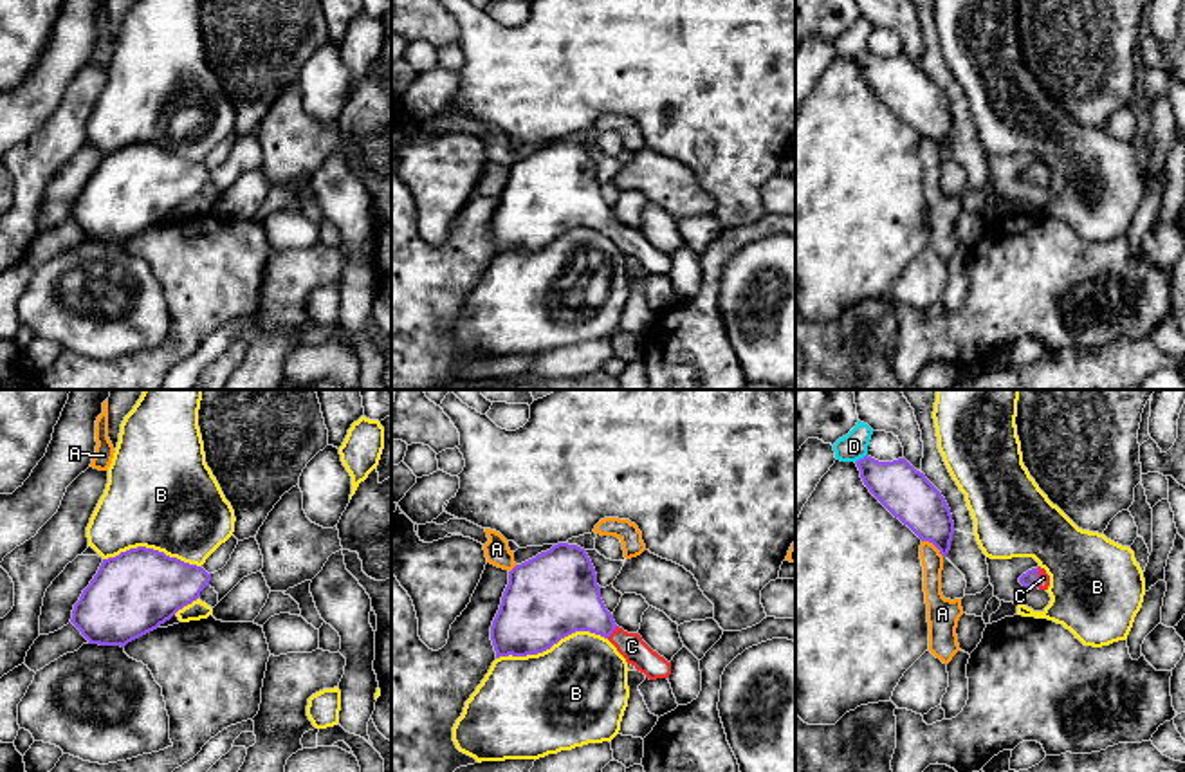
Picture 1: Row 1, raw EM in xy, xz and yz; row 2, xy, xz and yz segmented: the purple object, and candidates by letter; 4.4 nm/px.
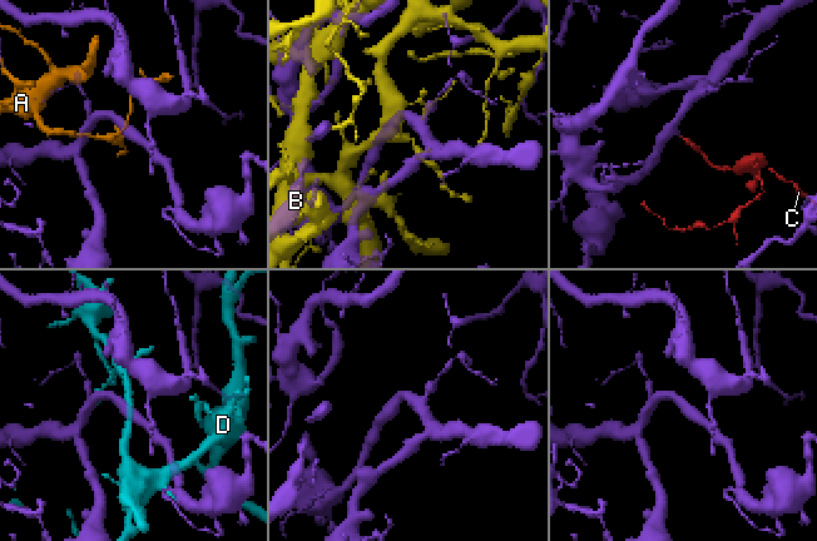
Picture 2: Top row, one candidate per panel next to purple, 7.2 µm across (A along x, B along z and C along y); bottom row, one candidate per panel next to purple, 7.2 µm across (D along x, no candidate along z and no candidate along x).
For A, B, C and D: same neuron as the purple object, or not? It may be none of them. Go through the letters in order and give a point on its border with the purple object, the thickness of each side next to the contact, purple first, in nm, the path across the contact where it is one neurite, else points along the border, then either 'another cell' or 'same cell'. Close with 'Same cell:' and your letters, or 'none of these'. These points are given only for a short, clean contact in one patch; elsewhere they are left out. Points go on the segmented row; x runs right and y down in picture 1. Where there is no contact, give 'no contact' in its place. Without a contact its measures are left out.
A: contact yz (933, 543); calibres 220 and 100 nm; another cell
B: contact xz (551, 646); calibres 380 and 460 nm; another cell
C: contact yz (1038, 578); calibres 70 and 50 nm; way yz (1030, 578), (1038, 578), (1043, 578); same cell
D: contact yz (861, 459); calibres 220 and 120 nm; another cell
Same cell: C

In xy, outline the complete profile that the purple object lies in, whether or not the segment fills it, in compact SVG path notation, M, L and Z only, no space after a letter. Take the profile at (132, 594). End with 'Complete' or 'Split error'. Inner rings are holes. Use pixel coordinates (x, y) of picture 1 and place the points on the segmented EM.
M146 547L130 548L103 559L70 622L88 644L124 648L197 601L209 581L202 566Z. Complete

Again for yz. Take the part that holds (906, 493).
M905 458L855 462L869 492L922 541L932 543L943 557L951 550L954 521L942 492Z. Complete

